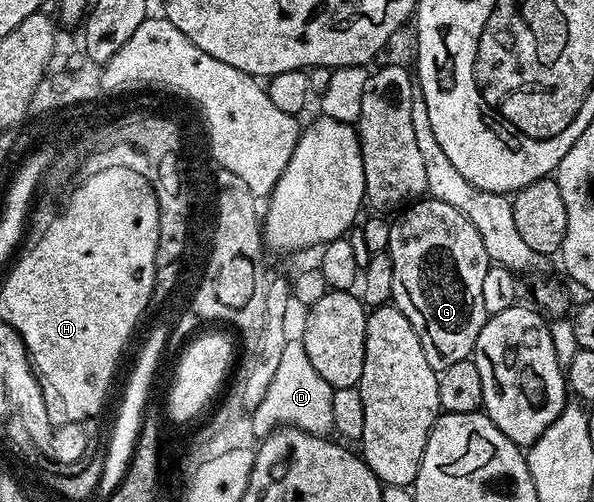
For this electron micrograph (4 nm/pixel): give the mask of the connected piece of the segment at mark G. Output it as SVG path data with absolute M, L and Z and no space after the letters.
M433 197L421 199L407 206L395 220L390 224L390 243L386 250L390 263L394 267L394 287L392 288L391 304L395 305L398 311L402 311L402 315L406 315L406 319L410 319L410 327L414 331L414 335L418 335L420 353L426 355L426 363L430 369L439 371L451 367L451 365L459 361L469 360L472 355L472 348L476 346L478 331L482 331L482 327L488 322L490 316L482 303L482 279L486 279L486 271L490 264L486 255L486 247L482 247L482 238L478 236L478 231L474 231L474 223L470 223L470 219L466 219L460 212L454 211L454 207L450 207L450 203L442 203Z

